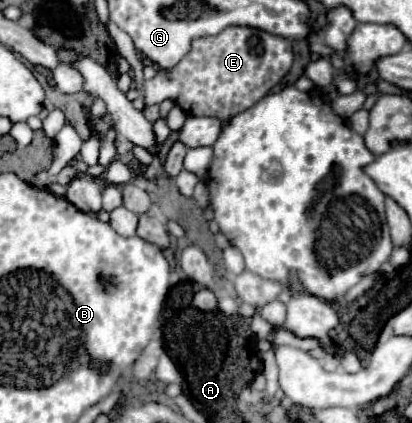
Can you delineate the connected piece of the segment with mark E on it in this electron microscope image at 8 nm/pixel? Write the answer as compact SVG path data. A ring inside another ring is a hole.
M230 26L218 36L196 38L190 52L172 68L162 68L144 84L144 104L172 100L188 116L230 120L264 98L290 70L294 60L290 40L260 28Z

